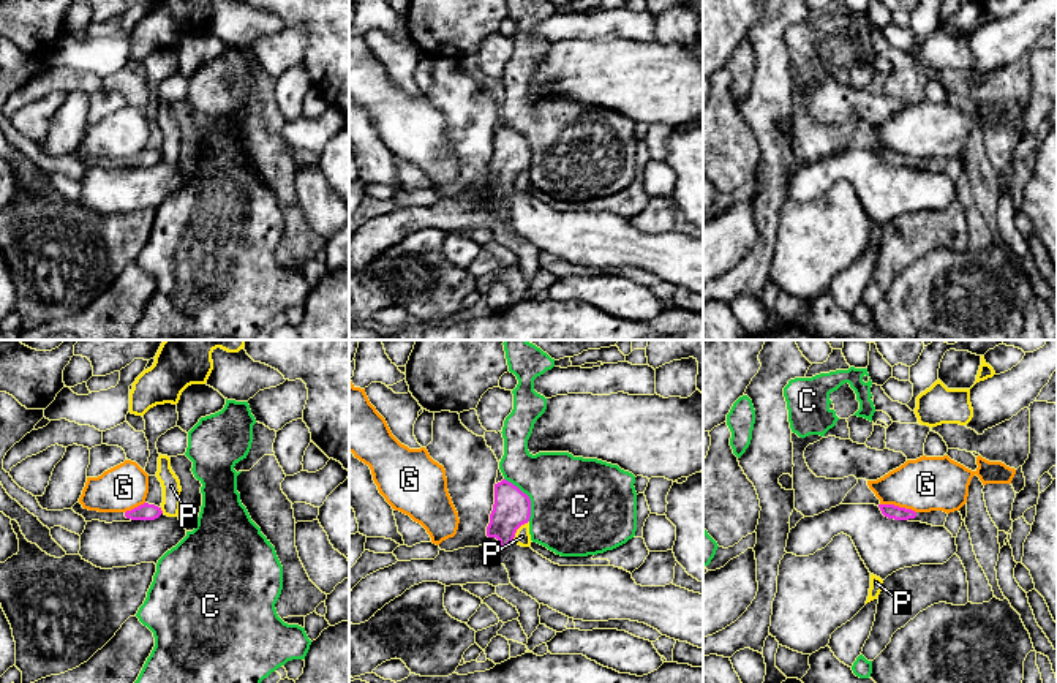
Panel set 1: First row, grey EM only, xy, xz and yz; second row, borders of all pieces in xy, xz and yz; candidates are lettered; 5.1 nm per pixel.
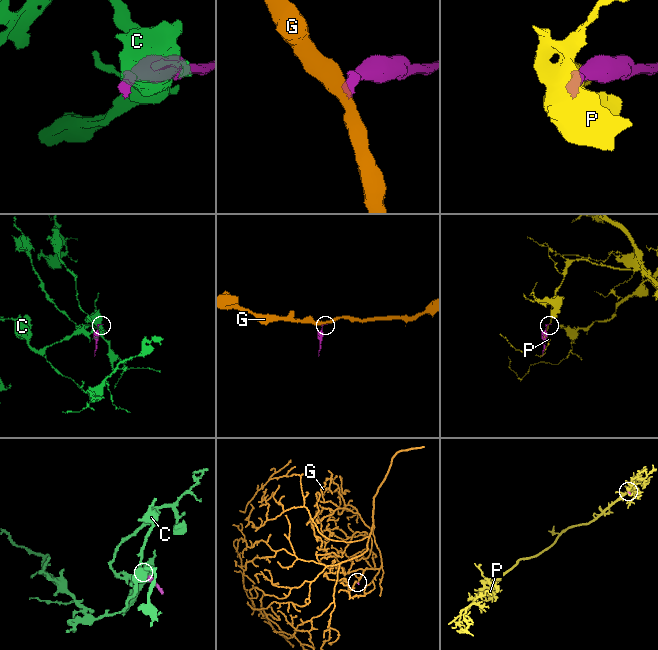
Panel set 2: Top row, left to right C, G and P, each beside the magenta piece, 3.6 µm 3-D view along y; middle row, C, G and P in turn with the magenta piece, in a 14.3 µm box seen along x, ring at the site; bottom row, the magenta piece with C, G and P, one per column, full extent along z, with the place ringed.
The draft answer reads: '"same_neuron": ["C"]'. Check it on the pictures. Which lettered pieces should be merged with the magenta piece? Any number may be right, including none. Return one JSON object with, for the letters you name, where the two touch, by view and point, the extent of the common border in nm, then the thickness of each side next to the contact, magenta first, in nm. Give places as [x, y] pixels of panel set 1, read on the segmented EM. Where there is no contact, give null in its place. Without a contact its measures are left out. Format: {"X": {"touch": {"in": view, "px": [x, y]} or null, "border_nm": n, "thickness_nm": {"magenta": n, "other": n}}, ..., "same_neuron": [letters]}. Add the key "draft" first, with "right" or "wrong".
{"draft": "wrong", "same_neuron": []}

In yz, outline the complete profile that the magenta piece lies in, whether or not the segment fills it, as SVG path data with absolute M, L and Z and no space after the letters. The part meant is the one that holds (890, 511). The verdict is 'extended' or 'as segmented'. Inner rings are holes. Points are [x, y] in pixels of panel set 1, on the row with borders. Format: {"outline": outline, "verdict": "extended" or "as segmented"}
{"outline": "M878 504L882 514L894 520L921 522L932 526L943 526L948 514L943 511L915 512L912 509L899 508L894 504Z", "verdict": "extended"}

